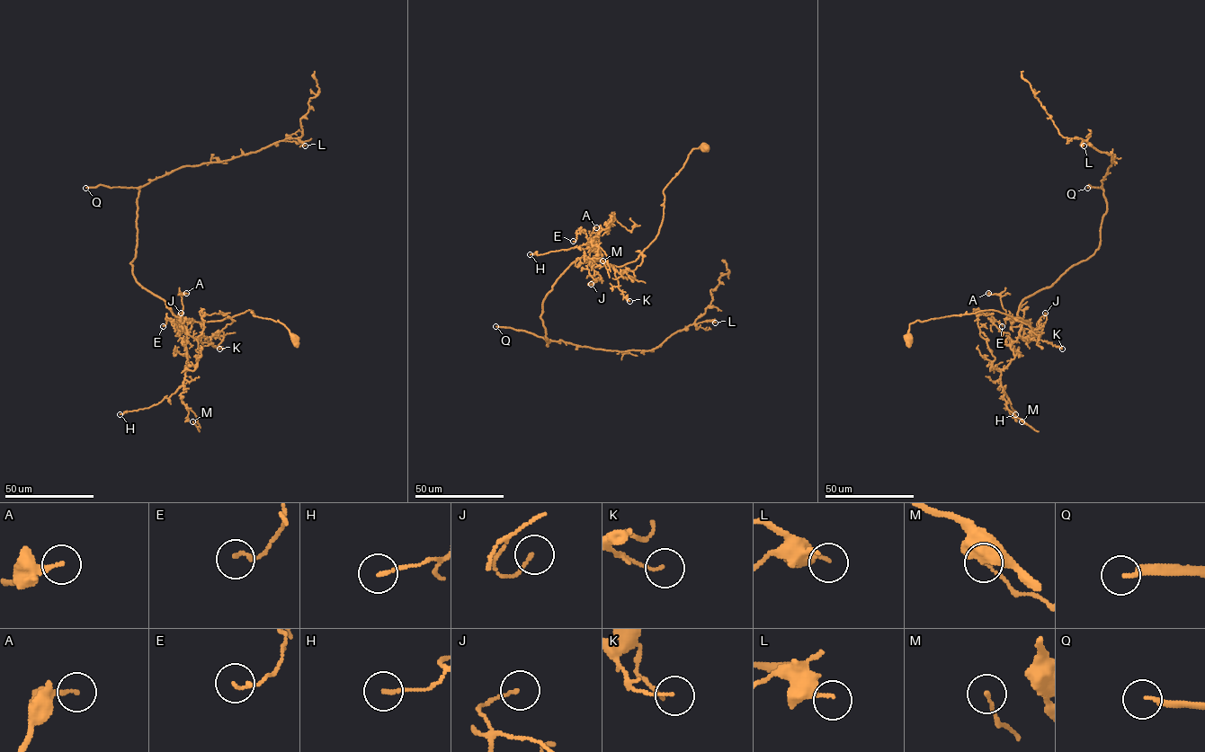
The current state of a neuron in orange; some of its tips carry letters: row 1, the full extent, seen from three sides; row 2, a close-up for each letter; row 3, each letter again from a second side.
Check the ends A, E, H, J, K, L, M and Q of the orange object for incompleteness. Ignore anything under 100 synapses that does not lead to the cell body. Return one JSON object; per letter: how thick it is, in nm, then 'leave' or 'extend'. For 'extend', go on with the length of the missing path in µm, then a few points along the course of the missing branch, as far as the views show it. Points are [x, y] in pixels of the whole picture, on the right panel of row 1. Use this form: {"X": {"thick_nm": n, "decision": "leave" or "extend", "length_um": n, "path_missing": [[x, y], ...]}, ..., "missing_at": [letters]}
{"A": {"thick_nm": 150, "decision": "leave"}, "E": {"thick_nm": 140, "decision": "leave"}, "H": {"thick_nm": 120, "decision": "leave"}, "J": {"thick_nm": 110, "decision": "leave"}, "K": {"thick_nm": 100, "decision": "leave"}, "L": {"thick_nm": 160, "decision": "leave"}, "M": {"thick_nm": 130, "decision": "leave"}, "Q": {"thick_nm": 200, "decision": "extend", "length_um": 200, "path_missing": [[1087, 188], [1097, 191], [1117, 166], [1098, 157], [1087, 159], [1084, 146], [1054, 128], [1033, 95]]}, "missing_at": ["Q"]}

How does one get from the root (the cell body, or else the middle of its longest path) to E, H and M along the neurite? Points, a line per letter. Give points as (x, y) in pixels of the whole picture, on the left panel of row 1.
E: (294, 338), (278, 320), (250, 310), (219, 321), (182, 321), (183, 345), (174, 323), (168, 320), (163, 326)
H: (294, 338), (278, 320), (250, 310), (219, 321), (182, 321), (187, 332), (182, 384), (156, 404), (120, 414)
M: (294, 338), (278, 320), (250, 310), (219, 321), (182, 321), (187, 367), (181, 397), (199, 426), (192, 421)

